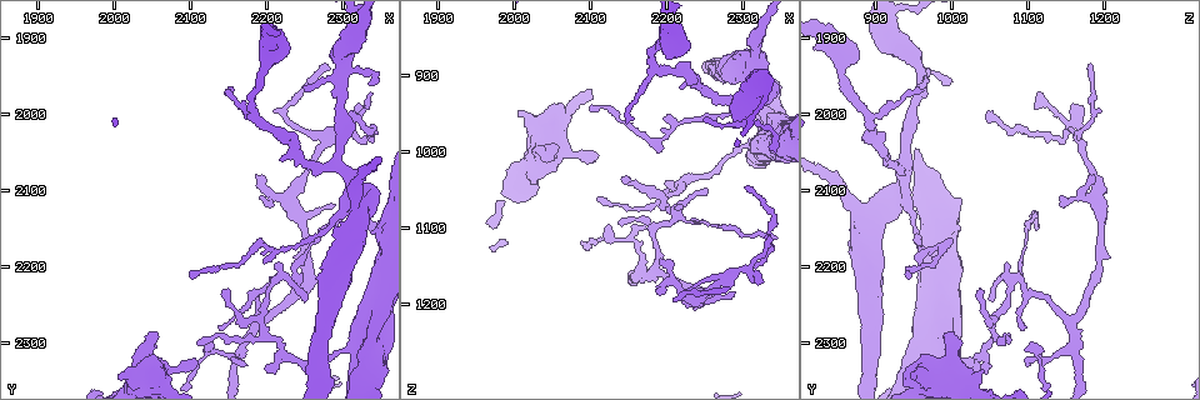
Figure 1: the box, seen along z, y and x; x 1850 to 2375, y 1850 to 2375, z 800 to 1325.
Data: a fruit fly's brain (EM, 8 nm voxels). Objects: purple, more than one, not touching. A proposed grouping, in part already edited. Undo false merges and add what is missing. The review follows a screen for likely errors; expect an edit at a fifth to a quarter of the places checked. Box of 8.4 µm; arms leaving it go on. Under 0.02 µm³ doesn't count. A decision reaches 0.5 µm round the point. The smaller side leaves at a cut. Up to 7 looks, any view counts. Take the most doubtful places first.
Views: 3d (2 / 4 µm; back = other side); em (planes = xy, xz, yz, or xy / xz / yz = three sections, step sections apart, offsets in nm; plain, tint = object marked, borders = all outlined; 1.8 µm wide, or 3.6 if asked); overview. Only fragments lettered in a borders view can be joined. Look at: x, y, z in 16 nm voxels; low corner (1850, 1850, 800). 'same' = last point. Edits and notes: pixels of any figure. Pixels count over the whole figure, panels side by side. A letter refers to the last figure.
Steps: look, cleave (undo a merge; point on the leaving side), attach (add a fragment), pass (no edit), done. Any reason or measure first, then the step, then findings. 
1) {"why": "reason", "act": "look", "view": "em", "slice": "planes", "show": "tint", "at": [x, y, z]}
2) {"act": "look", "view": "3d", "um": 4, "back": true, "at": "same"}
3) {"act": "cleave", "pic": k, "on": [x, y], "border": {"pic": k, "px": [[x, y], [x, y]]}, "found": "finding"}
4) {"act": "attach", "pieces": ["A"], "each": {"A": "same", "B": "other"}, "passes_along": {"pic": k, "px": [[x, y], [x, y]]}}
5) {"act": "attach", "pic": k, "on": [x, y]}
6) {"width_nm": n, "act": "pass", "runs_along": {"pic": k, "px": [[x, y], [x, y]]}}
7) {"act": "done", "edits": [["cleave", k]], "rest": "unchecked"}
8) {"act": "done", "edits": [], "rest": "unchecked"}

{"why": "free end", "act": "look", "view": "em", "slice": "xy", "step": 4, "show": "borders", "at": [2110, 2330, 1000]}

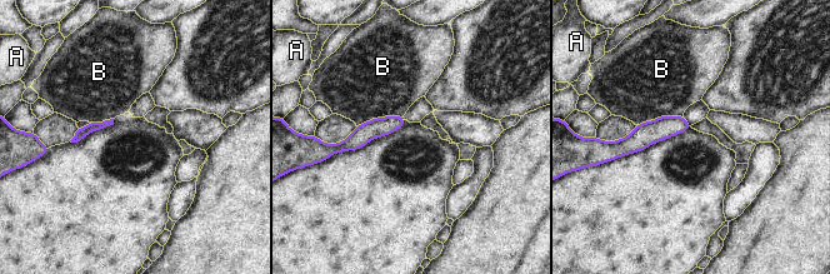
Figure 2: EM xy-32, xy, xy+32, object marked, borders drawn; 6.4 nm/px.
{"act": "look", "view": "em", "slice": "planes", "show": "borders", "at": "same"}

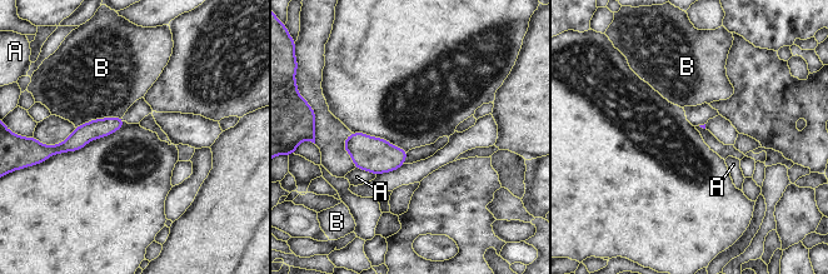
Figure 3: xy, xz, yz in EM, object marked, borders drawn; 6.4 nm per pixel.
{"act": "pass", "each": {"A": "other", "B": "other"}, "border": {"pic": 3, "px": [[121, 116], [95, 118], [75, 128]]}, "found": "none of them fits"}

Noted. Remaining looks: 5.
{"why": "abrupt turn", "act": "look", "view": "3d", "um": 2, "at": [2205, 2230, 1075]}

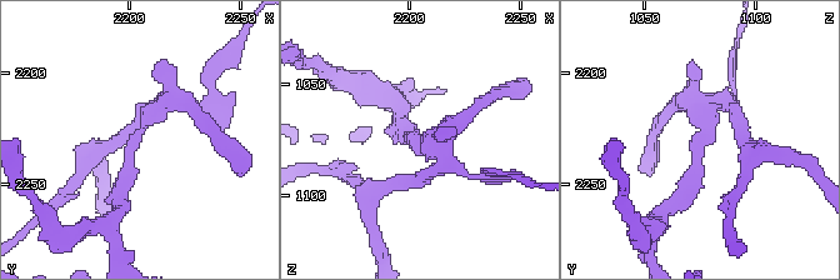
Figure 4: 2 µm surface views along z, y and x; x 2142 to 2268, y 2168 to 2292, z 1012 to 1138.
{"act": "look", "view": "em", "slice": "yz", "step": 4, "show": "tint", "at": [2203, 2233, 1076]}

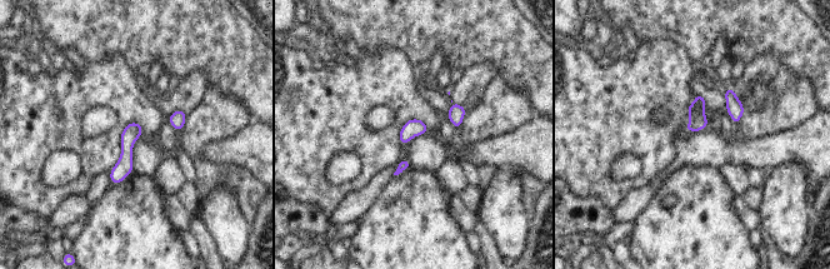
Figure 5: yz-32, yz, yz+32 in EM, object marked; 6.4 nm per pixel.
{"why": "cut it another way", "act": "look", "view": "em", "slice": "planes", "show": "borders", "at": "same"}

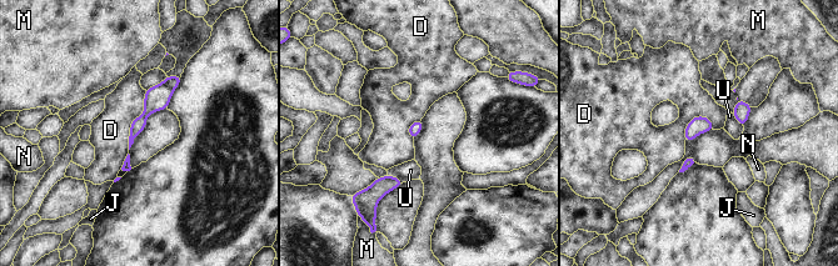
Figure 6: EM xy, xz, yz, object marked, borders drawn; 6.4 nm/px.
{"longest_contact_nm": ["D", 400], "act": "cleave", "pic": 6, "on": [171, 81], "each": {"D": "other", "J": "other", "M": "other", "N": "other", "U": "other"}, "found": "two cells meet here"}

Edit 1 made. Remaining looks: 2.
{"act": "look", "view": "3d", "um": 4, "at": [2315, 2305, 995]}

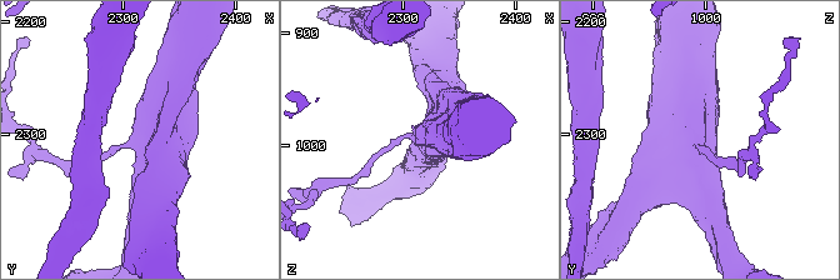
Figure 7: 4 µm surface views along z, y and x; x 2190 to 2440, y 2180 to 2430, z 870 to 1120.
{"why": "shape alone is not enough", "act": "look", "view": "em", "um": 3.6, "slice": "yz", "step": 4, "show": "borders", "at": [2312, 2308, 992]}

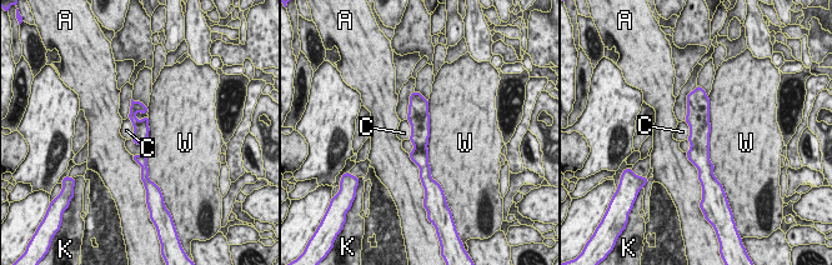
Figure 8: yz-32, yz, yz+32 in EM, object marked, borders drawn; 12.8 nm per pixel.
{"act": "pass", "each": {"A": "other", "C": "other", "K": "other", "W": "other"}, "runs_along": {"pic": 8, "px": [[698, 99], [701, 171]]}, "found": "continuous, no second cell"}

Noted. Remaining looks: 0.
{"act": "done", "edits": [["cleave", 6]], "rest": "unchecked"}

